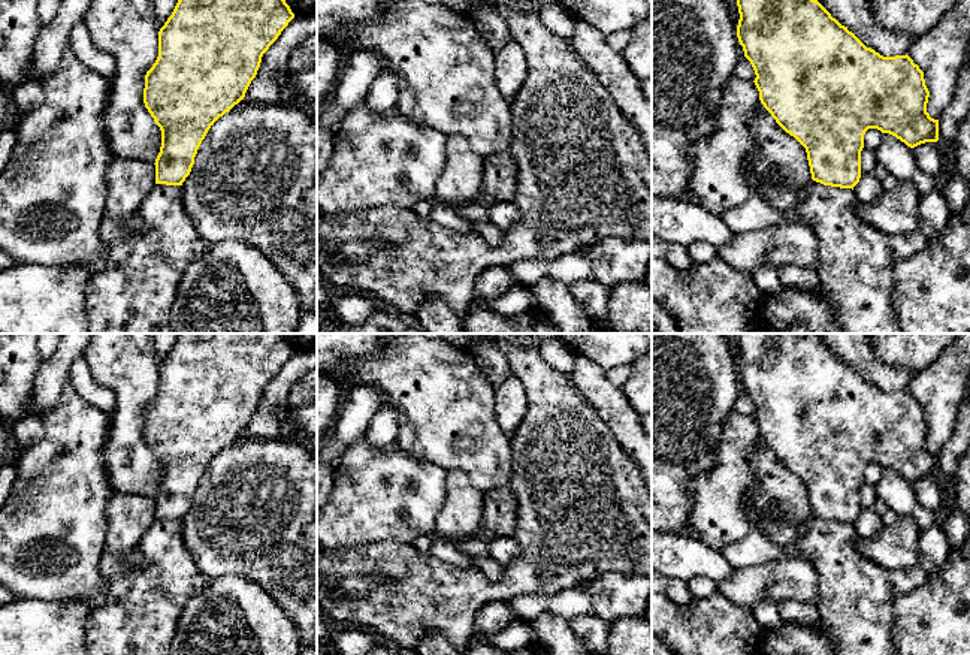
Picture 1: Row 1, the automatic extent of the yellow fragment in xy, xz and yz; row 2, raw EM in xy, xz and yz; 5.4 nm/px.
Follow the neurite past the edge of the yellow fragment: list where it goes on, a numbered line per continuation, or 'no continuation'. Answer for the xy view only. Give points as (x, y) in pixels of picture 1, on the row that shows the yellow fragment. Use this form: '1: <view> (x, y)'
no continuation

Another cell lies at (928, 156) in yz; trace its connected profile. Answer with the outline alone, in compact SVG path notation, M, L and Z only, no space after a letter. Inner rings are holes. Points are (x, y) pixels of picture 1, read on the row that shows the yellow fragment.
M925 142L915 148L912 148L913 157L918 166L928 172L930 175L936 175L942 166L942 151L937 142Z

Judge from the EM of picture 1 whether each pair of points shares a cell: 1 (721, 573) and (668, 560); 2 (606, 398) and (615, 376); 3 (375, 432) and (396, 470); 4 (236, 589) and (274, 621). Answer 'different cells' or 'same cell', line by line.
1: same cell
2: different cells
3: different cells
4: same cell

